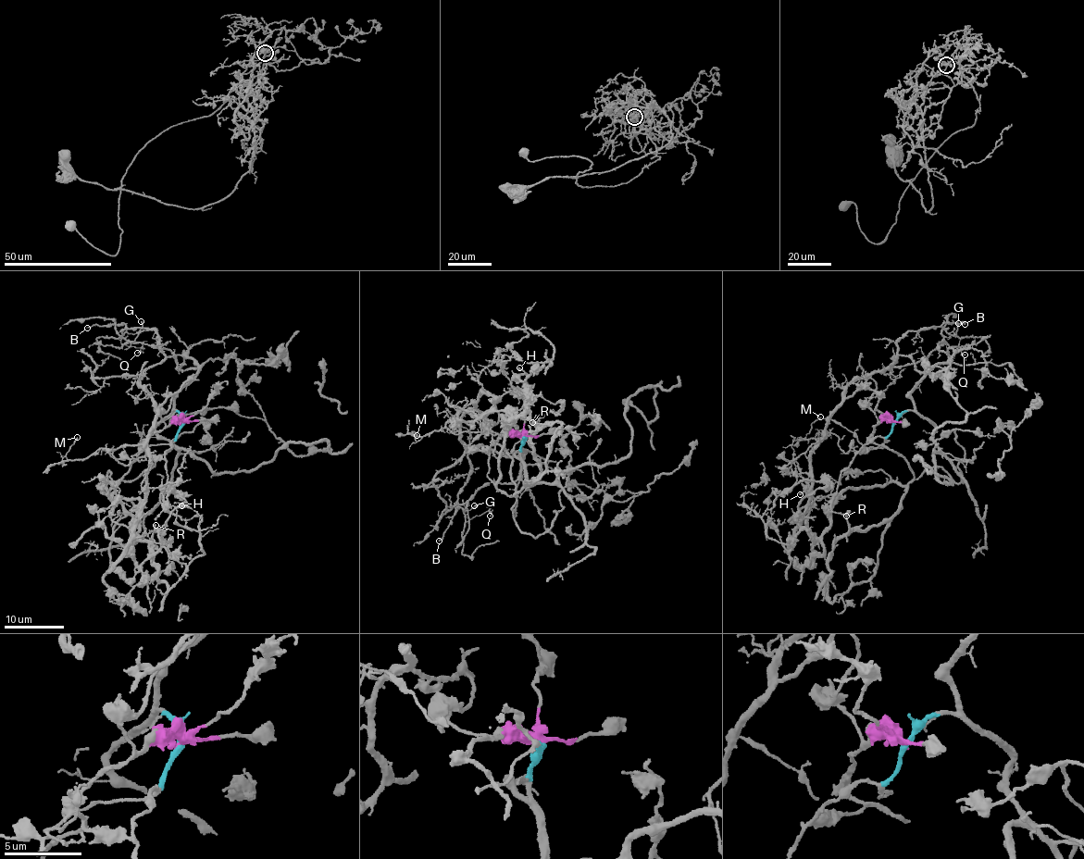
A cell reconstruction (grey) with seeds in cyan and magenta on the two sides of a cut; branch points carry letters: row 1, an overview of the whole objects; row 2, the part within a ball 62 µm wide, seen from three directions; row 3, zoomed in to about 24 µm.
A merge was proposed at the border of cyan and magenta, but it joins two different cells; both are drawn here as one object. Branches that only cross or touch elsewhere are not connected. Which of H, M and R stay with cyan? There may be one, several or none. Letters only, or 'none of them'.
none of them

